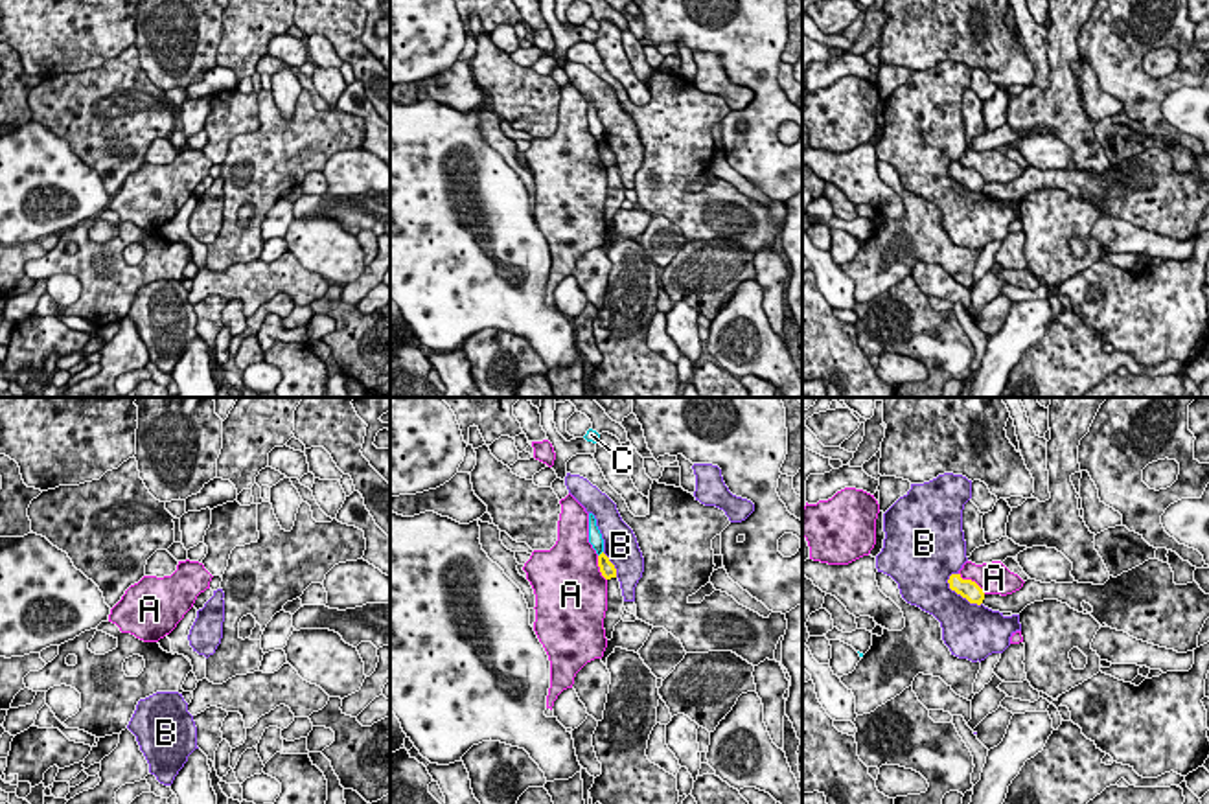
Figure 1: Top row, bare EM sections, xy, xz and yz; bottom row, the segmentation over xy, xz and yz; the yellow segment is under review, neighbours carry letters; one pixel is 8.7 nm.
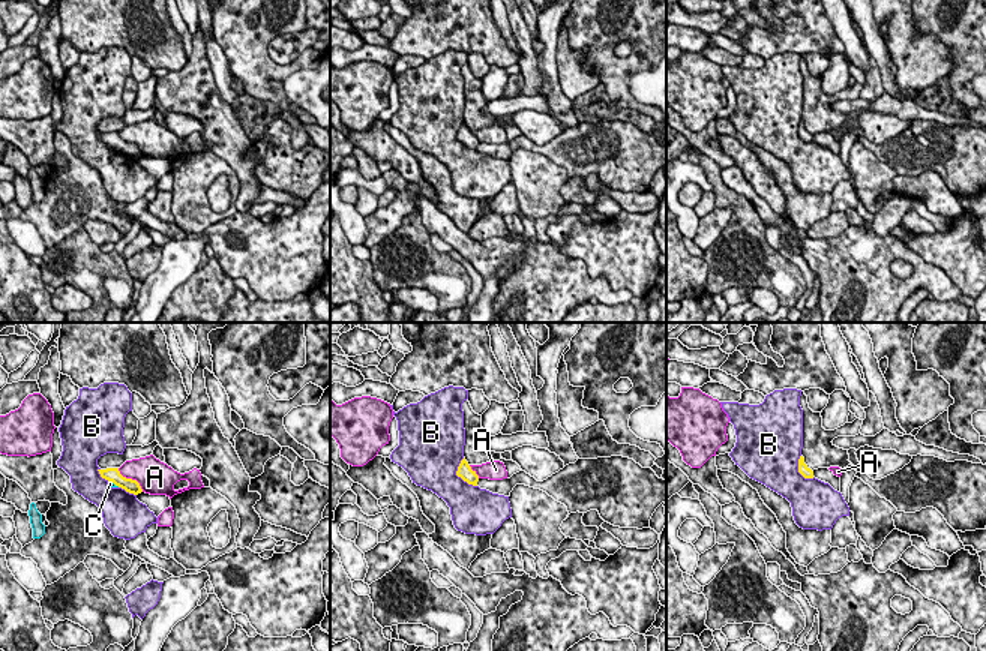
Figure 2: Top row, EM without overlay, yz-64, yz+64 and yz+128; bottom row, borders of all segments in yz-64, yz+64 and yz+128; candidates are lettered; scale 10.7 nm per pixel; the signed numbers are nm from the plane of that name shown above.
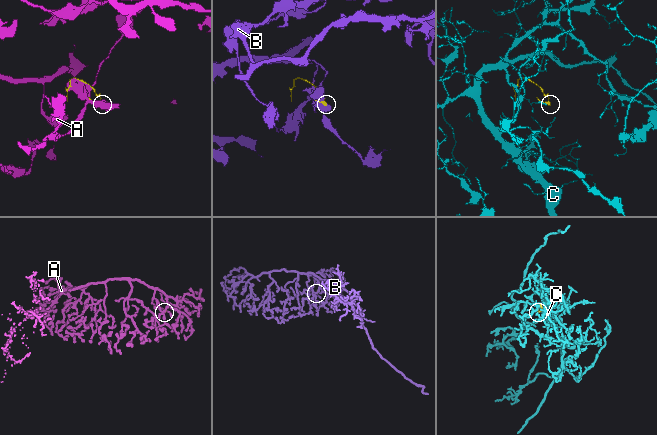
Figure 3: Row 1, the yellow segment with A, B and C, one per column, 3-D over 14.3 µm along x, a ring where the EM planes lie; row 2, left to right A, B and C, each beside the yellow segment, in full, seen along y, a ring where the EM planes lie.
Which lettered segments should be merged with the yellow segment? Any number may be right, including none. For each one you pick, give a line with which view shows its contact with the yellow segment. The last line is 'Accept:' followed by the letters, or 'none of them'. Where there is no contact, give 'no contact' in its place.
Accept: none of them

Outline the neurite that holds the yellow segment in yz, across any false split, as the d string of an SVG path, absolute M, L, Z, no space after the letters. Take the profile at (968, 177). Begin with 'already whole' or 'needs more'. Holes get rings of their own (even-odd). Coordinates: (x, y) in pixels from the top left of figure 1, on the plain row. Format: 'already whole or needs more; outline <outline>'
needs more; outline M1156 145L1117 166L1110 164L1104 173L1027 167L1019 178L1001 184L984 182L975 169L962 167L961 162L951 162L948 171L970 191L983 191L999 201L1019 202L1034 190L1058 188L1091 202L1100 215L1106 212L1178 241L1198 235L1198 223L1209 206L1209 182L1196 169L1176 173L1170 153Z

